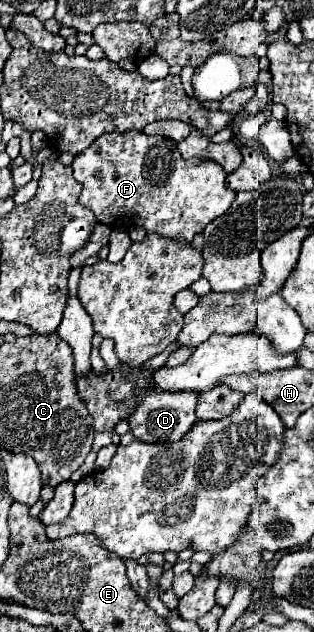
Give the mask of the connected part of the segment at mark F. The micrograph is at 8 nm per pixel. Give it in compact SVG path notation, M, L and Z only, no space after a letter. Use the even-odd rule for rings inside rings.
M143 131L105 133L79 153L71 167L83 185L79 203L91 209L99 223L113 229L137 225L147 233L193 241L235 199L235 193L225 187L227 173L221 165L207 159L183 159L175 141L149 137Z

